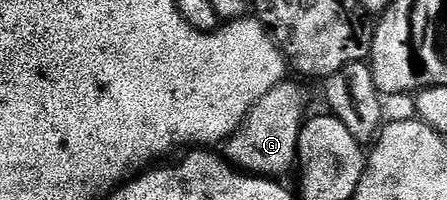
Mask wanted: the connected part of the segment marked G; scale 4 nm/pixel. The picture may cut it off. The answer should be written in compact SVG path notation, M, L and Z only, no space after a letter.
M281 82L274 86L274 90L270 90L263 96L250 111L241 124L240 129L229 136L222 148L223 159L227 160L233 168L249 175L263 176L265 178L284 178L298 160L300 150L300 132L306 123L306 115L304 111L308 108L308 100L304 97L304 92L296 84L288 84L289 82Z

